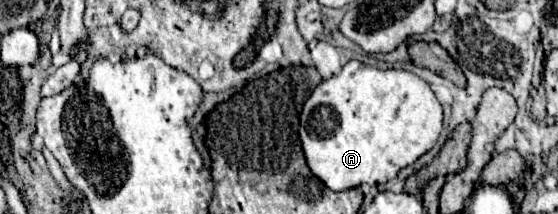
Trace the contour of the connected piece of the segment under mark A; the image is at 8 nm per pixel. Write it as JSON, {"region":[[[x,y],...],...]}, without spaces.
{"region":[[[350,60],[340,74],[316,86],[304,102],[300,114],[300,140],[306,162],[330,190],[348,190],[366,182],[386,184],[402,168],[414,164],[422,154],[434,148],[442,130],[442,106],[428,82],[406,70],[378,70]]]}

